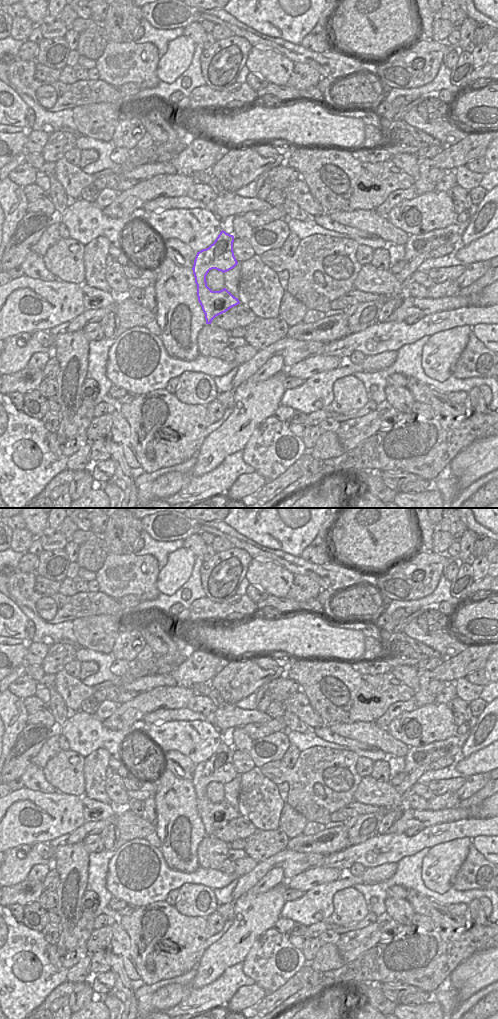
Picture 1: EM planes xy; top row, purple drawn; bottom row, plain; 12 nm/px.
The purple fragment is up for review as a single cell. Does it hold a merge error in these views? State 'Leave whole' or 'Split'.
Split.

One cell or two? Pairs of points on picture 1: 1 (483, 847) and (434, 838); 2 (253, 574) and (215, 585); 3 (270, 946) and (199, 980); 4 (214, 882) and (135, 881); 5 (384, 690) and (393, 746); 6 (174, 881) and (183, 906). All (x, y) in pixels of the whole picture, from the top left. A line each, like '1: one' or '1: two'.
1: two
2: two
3: two
4: one
5: two
6: two

